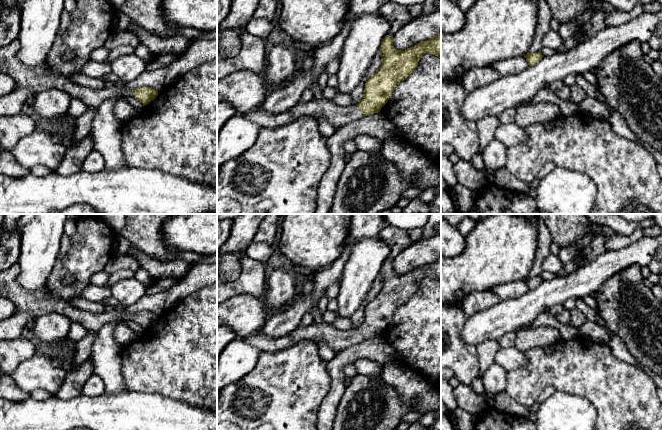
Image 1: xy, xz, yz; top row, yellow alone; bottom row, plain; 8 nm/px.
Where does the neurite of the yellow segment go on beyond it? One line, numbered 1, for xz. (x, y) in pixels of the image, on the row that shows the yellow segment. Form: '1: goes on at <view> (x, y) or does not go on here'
1: goes on at xz (337, 115)

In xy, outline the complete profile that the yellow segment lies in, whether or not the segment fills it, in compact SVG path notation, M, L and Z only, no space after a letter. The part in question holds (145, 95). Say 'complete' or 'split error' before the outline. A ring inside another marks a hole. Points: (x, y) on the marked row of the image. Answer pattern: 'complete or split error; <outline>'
split error; M15 39L9 45L0 47L0 72L12 77L17 86L29 89L34 95L48 89L60 89L73 99L80 99L88 109L98 109L109 98L135 97L144 106L149 104L158 91L152 87L137 87L125 90L122 86L106 86L92 89L81 86L60 74L54 74L47 61L38 66L26 66L17 57L20 43Z

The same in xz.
split error; M441 31L436 36L405 50L395 49L393 37L386 35L381 42L380 51L383 53L382 64L376 73L366 81L363 99L356 106L343 107L323 98L321 100L313 99L309 102L299 101L288 111L276 115L266 113L261 106L244 113L243 115L256 122L260 127L283 126L300 116L311 116L317 121L320 116L325 116L330 124L339 127L351 121L358 120L363 116L380 112L381 108L391 98L394 88L416 69L419 60L425 53L433 54L441 59Z

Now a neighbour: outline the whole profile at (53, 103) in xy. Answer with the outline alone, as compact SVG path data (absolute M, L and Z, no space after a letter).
M48 89L33 96L33 104L38 116L47 119L65 117L72 98L60 89Z

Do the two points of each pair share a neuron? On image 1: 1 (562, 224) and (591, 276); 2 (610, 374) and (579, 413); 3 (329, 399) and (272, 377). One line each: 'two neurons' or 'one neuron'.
1: two neurons
2: two neurons
3: two neurons

